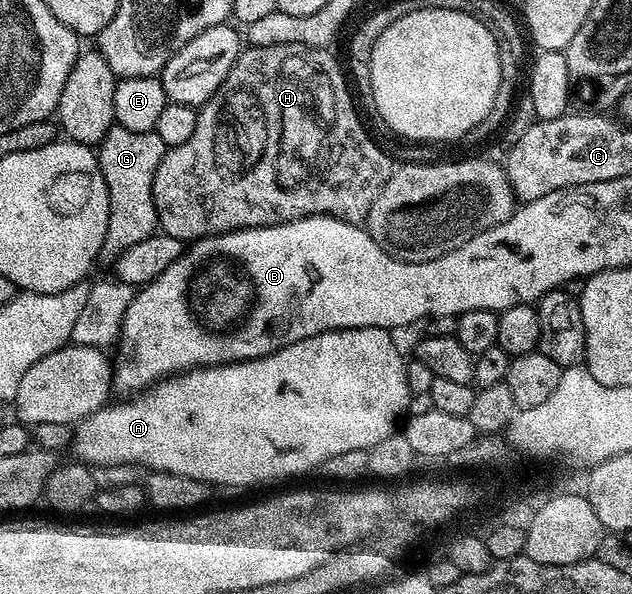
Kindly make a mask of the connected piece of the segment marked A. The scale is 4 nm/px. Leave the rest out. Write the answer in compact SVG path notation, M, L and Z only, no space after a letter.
M359 327L358 329L332 329L319 335L311 335L301 339L299 343L291 343L279 351L266 357L250 361L236 361L230 365L207 365L203 369L190 369L184 373L166 377L165 380L149 386L136 394L132 399L125 399L122 405L107 403L99 411L95 411L75 429L76 456L90 467L102 465L146 465L146 470L171 475L187 475L191 479L199 479L210 486L216 485L261 485L264 481L277 481L280 477L293 477L296 473L309 473L320 470L321 465L331 459L331 455L339 455L343 451L359 451L371 448L379 439L387 439L398 428L399 422L406 416L409 407L409 384L405 363L406 354L401 354L399 346L393 342L394 334L388 329L379 327Z

